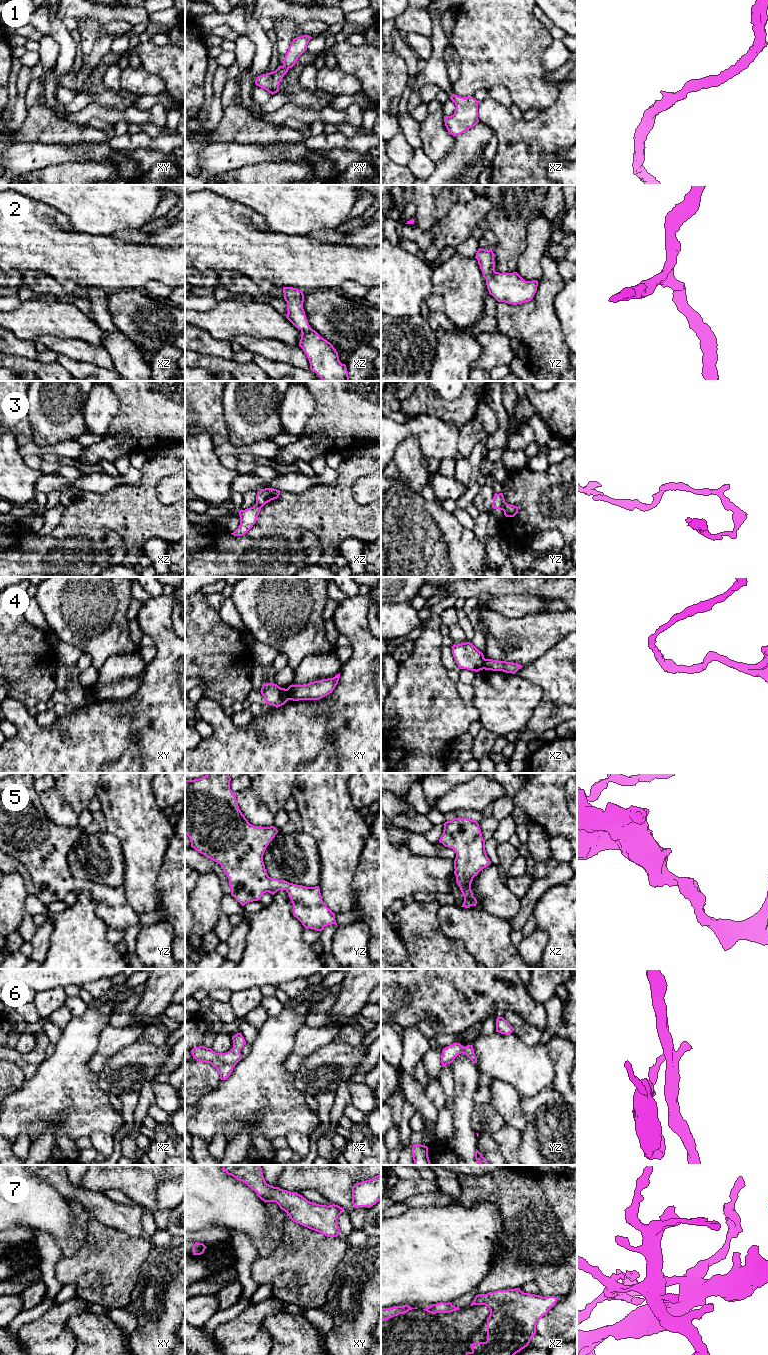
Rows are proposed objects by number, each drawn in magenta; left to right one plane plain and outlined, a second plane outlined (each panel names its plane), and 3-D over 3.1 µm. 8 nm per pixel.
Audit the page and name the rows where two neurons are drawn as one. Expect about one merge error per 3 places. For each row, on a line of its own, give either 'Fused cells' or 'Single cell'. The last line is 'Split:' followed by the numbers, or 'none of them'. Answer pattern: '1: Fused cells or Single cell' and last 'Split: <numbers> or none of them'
1: Single cell
2: Single cell
3: Fused cells
4: Fused cells
5: Single cell
6: Single cell
7: Single cell
Split: 3, 4

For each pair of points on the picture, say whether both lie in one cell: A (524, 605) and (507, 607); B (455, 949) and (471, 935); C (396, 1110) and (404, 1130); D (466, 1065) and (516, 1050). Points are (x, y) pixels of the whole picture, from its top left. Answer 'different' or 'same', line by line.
A: same
B: different
C: different
D: different

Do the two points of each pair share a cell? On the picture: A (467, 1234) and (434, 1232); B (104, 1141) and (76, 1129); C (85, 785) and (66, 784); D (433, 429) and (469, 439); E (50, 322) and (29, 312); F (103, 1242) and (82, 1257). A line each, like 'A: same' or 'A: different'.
A: same
B: different
C: same
D: different
E: same
F: same

